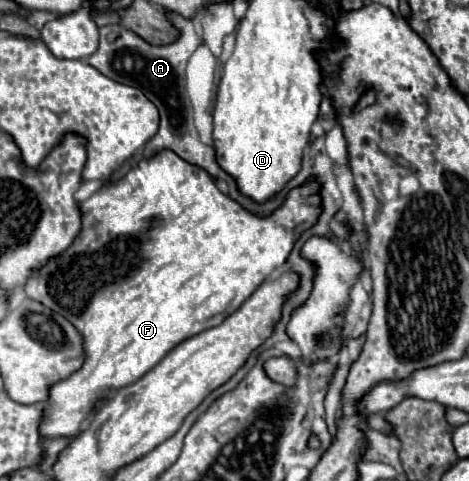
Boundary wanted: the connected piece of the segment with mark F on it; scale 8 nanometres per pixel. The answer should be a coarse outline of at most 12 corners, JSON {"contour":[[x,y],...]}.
{"contour":[[173,150],[83,204],[25,294],[87,360],[43,438],[219,326],[319,220]]}

